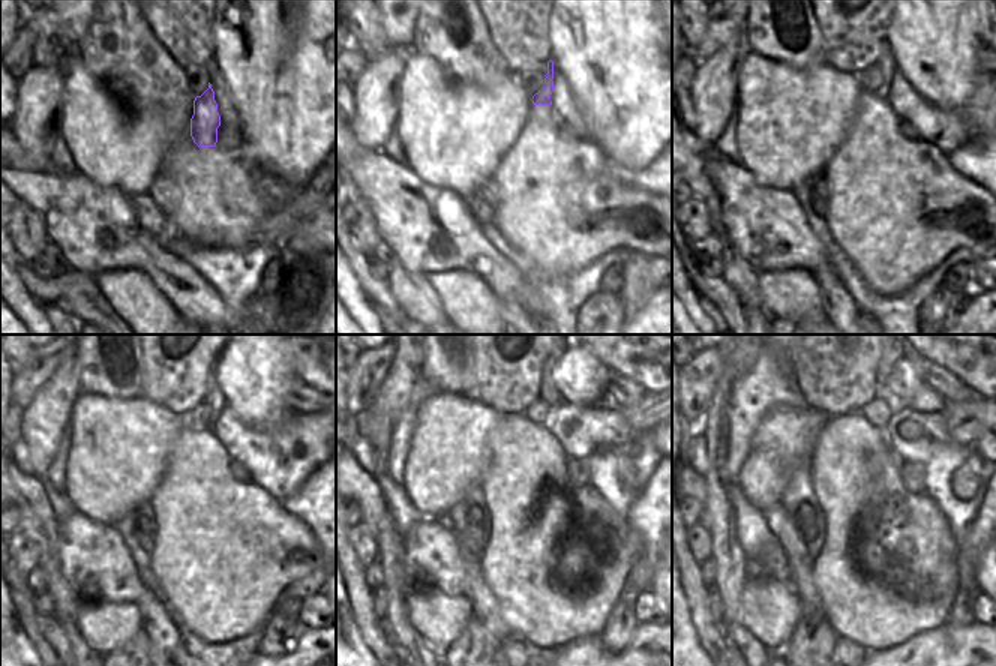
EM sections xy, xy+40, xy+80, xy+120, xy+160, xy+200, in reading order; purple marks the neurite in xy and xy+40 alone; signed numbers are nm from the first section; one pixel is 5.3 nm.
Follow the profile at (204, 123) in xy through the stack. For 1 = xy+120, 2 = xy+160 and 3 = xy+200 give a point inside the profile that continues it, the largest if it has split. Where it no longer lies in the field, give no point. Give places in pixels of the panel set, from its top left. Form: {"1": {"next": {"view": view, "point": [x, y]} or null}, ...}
{"1": {"next": {"view": "xy+120", "point": [215, 399]}}, "2": {"next": {"view": "xy+160", "point": [548, 393]}}, "3": {"next": {"view": "xy+200", "point": [885, 365]}}}

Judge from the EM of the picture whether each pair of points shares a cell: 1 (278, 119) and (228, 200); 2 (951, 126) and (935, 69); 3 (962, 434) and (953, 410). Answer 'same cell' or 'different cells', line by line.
1: different cells
2: different cells
3: same cell

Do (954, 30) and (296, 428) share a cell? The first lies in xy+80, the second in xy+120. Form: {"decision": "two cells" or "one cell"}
{"decision": "two cells"}

